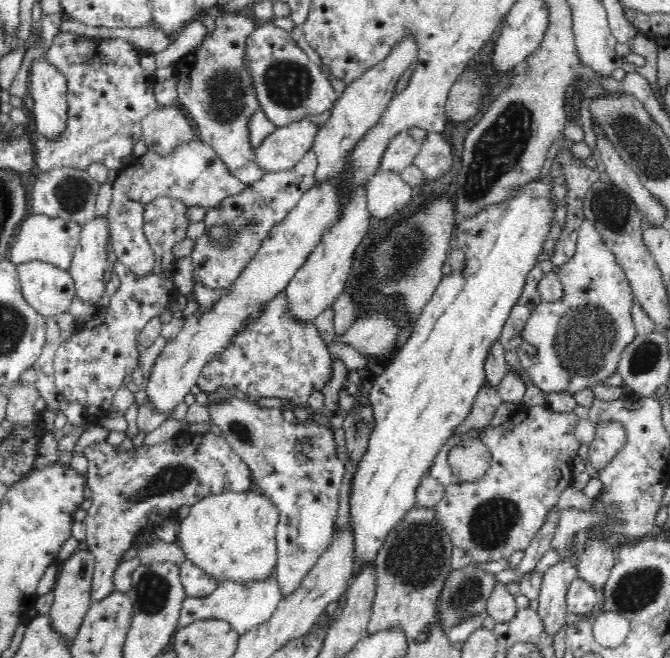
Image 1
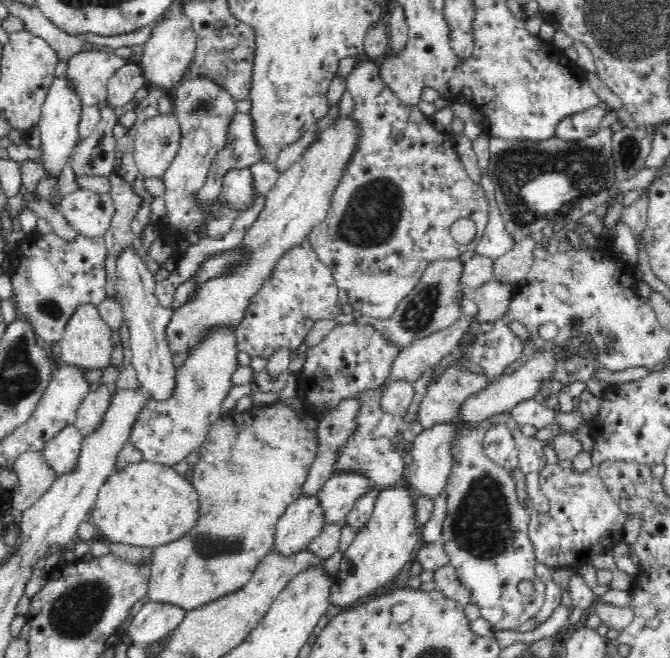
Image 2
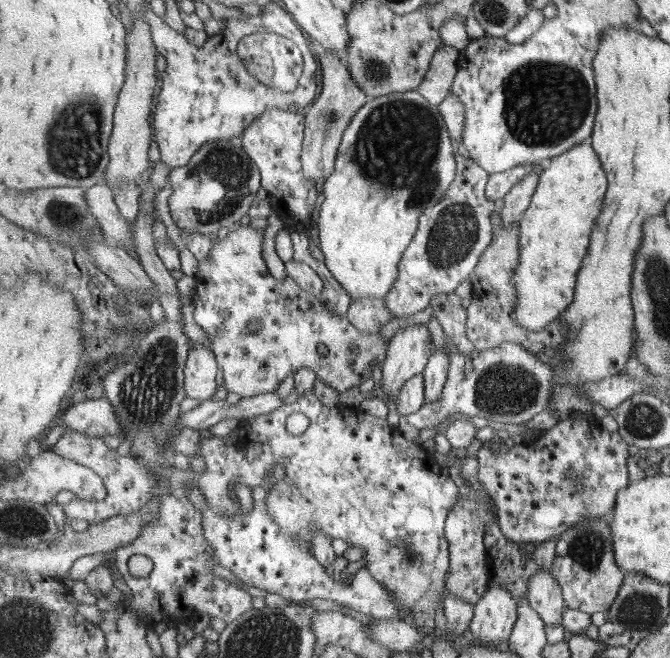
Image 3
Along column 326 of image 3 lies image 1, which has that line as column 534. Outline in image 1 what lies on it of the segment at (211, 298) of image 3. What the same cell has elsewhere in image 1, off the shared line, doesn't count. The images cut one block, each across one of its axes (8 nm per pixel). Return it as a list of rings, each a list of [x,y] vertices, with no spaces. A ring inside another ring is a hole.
[[[588,220],[580,225],[574,254],[556,268],[556,273],[561,280],[563,293],[555,301],[541,300],[526,319],[527,323],[520,333],[523,346],[517,350],[518,358],[533,384],[544,393],[565,392],[574,395],[586,388],[592,390],[604,384],[612,374],[617,373],[624,350],[637,335],[630,315],[636,297],[615,254]]]

